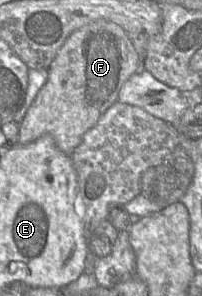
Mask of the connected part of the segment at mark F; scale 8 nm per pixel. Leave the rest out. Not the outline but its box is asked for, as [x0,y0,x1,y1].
[18,20,142,156]

